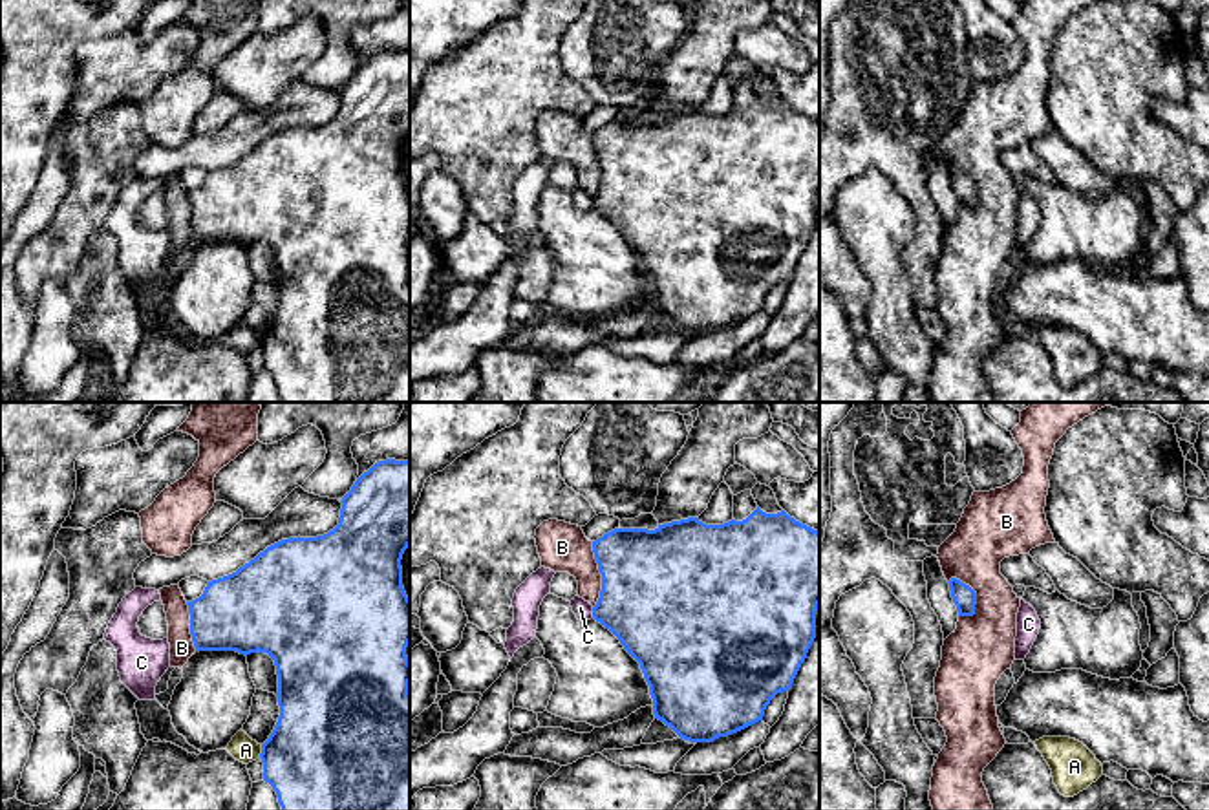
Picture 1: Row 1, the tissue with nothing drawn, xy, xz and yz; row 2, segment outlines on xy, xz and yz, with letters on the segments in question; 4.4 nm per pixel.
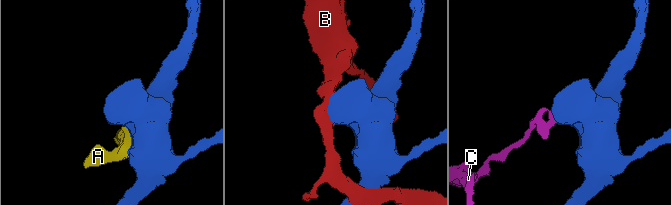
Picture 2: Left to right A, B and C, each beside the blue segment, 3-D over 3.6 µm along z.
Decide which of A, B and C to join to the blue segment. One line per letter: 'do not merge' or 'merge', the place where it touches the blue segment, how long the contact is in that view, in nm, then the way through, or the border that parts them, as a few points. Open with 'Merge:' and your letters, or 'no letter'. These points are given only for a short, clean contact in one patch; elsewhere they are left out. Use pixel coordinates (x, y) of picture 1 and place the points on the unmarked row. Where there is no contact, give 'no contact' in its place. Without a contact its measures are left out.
Merge: no letter
A: do not merge; meets blue in xy at (262, 342); contact 70 nm long
B: do not merge; meets blue in xz at (600, 163); contact 300 nm long
C: do not merge; meets blue in xz at (593, 203); contact 50 nm long; border along xz (591, 198), (593, 207)

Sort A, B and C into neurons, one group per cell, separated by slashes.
A / B / C

